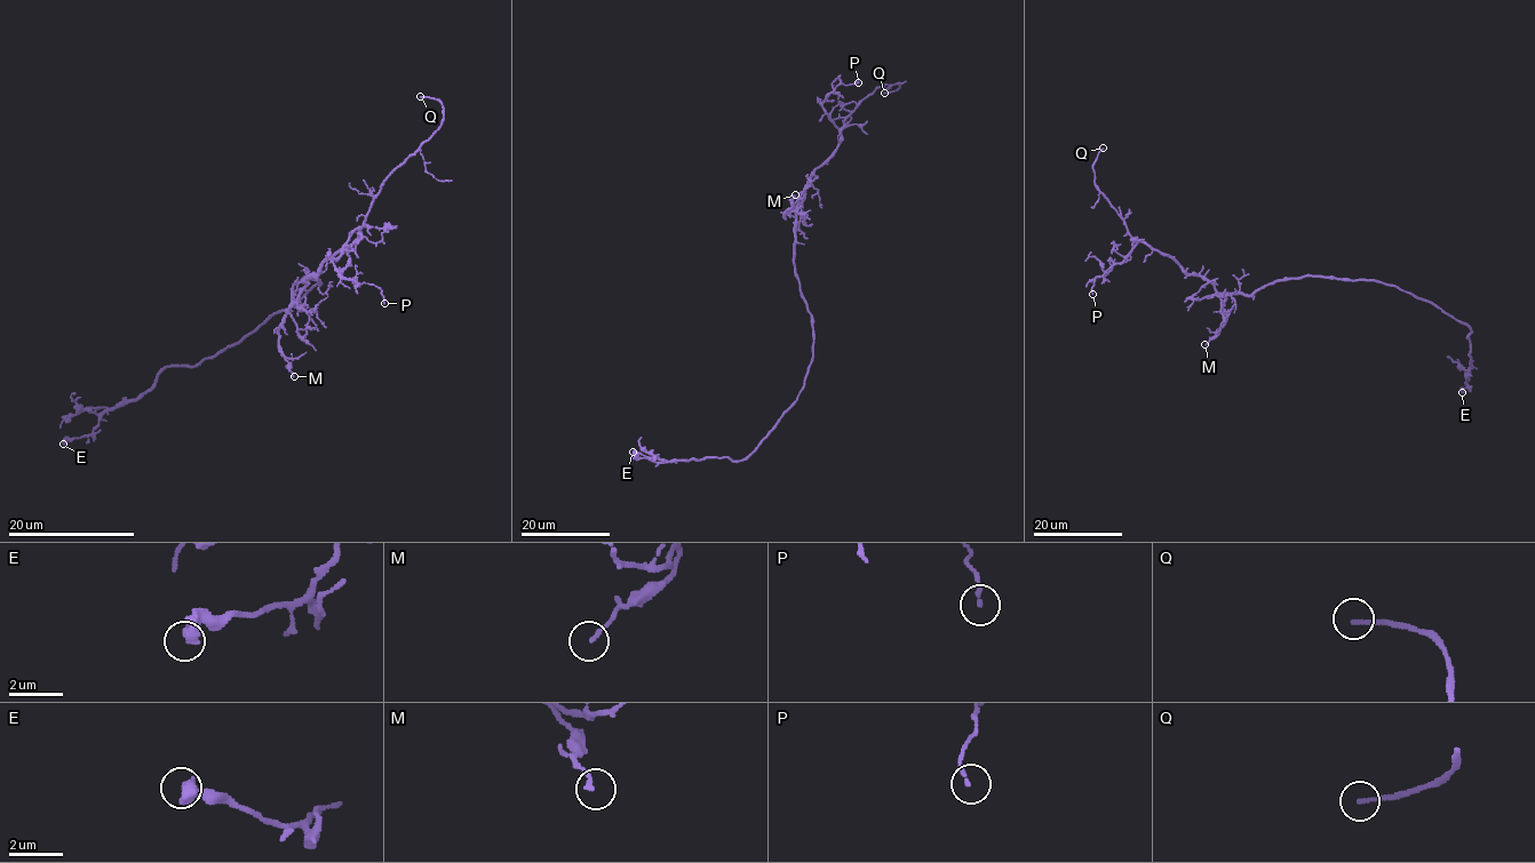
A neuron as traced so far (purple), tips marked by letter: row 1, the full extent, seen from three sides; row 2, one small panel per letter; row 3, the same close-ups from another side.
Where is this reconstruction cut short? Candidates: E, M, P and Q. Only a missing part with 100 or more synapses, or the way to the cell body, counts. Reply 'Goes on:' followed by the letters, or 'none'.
Goes on: Q

